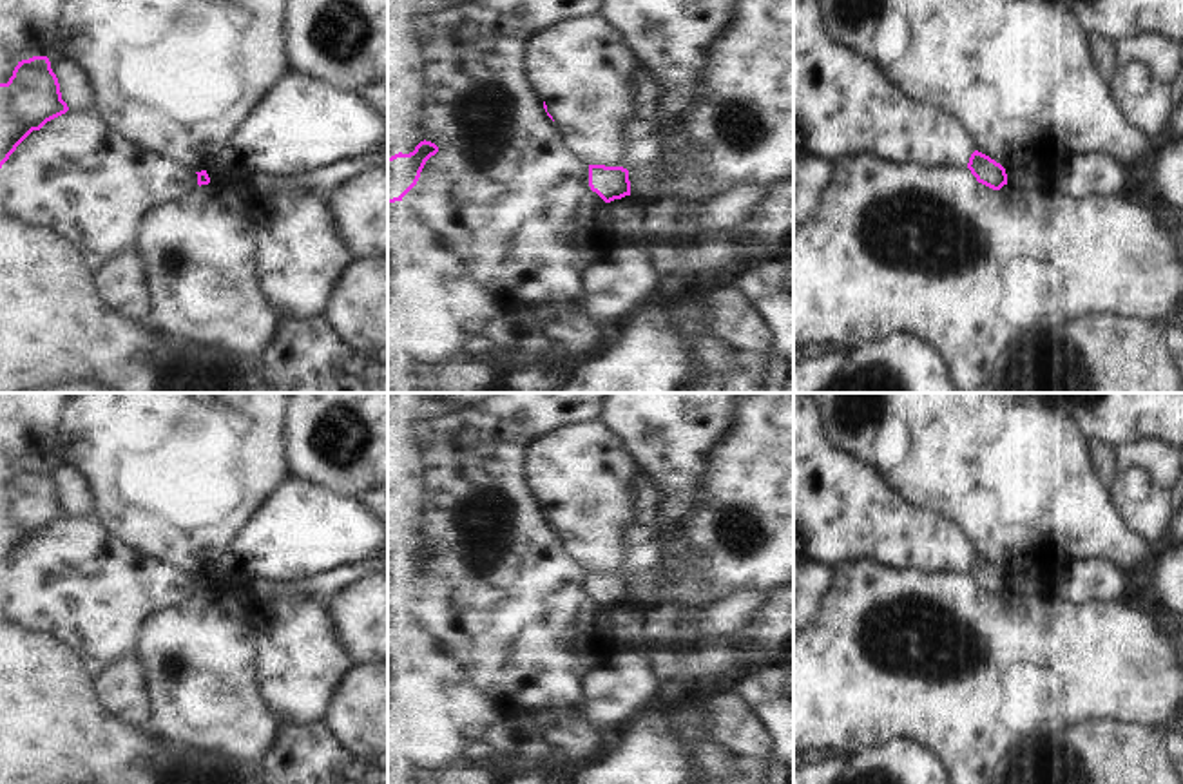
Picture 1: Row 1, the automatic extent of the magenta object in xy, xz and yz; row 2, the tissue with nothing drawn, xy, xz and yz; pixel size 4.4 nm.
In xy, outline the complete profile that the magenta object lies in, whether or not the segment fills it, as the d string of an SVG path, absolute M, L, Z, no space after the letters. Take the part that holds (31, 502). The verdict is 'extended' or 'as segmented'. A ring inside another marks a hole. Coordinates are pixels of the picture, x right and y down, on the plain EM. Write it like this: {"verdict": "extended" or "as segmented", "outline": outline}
{"verdict": "as segmented", "outline": "M49 464L18 467L9 487L0 489L0 574L33 536L67 516Z"}

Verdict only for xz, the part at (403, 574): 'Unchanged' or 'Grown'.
Unchanged

